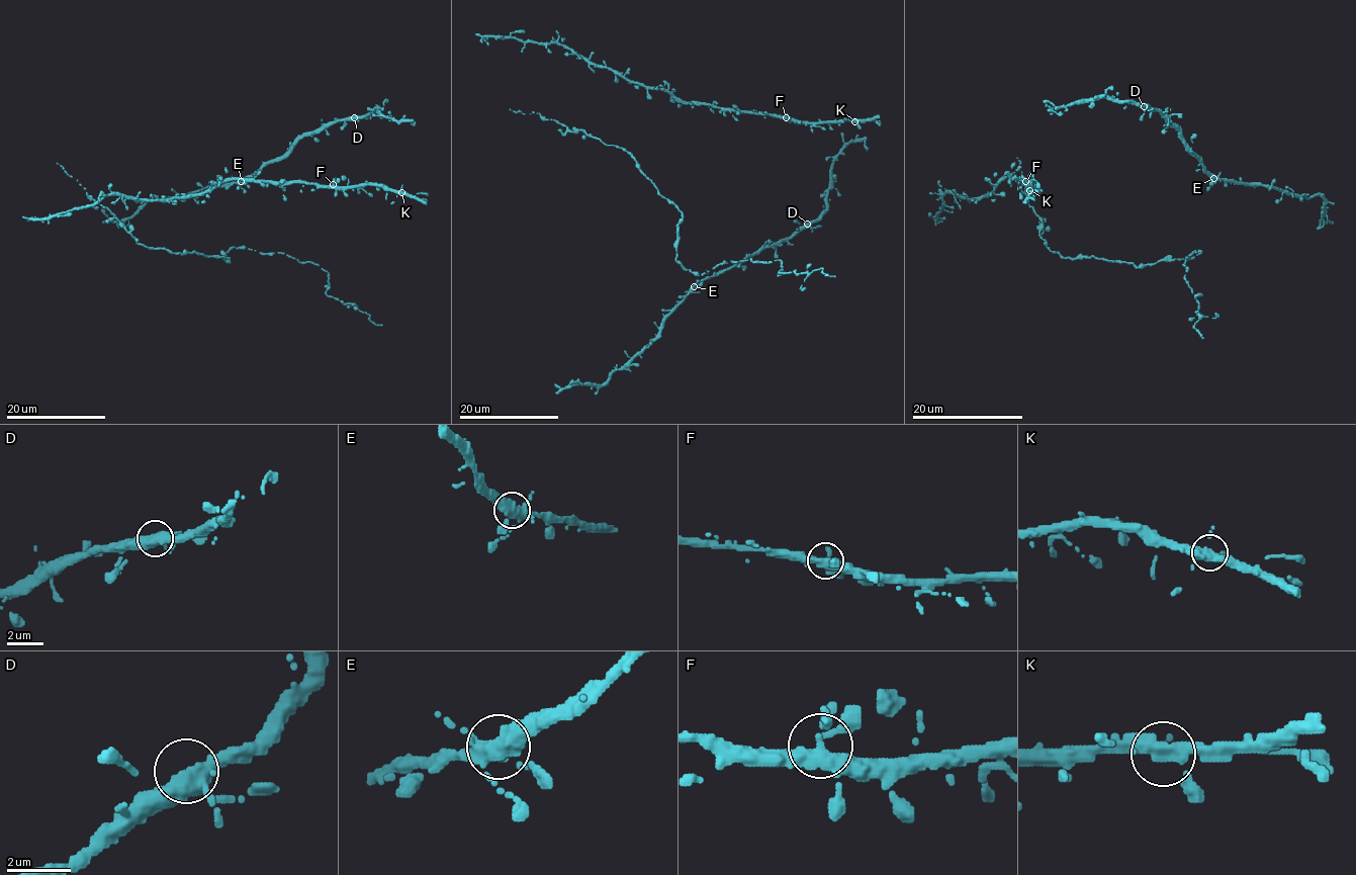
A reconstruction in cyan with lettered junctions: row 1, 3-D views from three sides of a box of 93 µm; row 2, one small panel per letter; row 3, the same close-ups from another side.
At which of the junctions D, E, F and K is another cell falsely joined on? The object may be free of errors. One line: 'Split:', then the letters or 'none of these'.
Split: none of these

